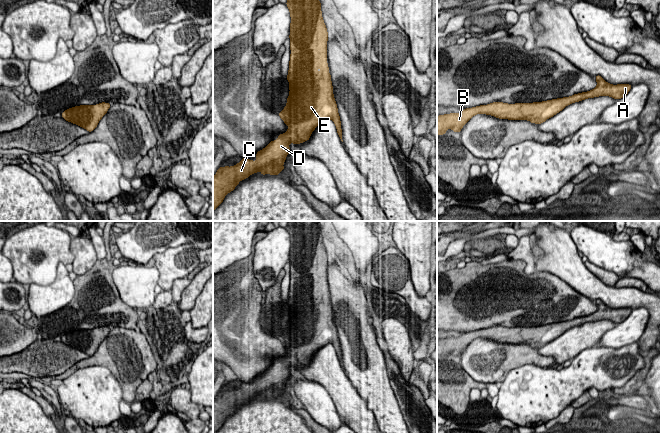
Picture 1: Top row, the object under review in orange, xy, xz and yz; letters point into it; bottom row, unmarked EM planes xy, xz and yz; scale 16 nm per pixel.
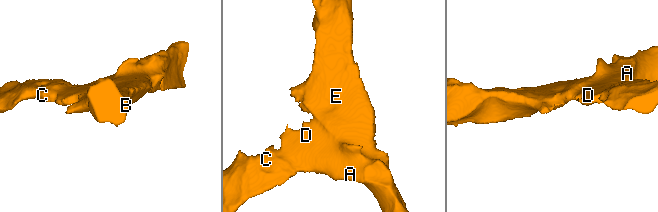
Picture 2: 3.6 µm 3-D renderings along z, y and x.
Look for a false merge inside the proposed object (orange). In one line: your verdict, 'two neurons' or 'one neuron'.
one neuron

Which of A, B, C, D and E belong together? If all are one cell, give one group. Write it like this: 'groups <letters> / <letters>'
groups A B C D E

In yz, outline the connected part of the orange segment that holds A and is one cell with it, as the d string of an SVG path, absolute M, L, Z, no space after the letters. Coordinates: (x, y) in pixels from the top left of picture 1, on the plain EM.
M597 299L595 303L597 310L594 313L569 321L533 327L508 328L493 326L487 329L466 332L460 337L439 339L437 340L437 359L445 359L447 353L461 356L462 351L476 338L492 339L499 343L528 344L539 349L574 326L599 320L610 320L618 324L626 320L632 311L630 308L612 309L600 299Z

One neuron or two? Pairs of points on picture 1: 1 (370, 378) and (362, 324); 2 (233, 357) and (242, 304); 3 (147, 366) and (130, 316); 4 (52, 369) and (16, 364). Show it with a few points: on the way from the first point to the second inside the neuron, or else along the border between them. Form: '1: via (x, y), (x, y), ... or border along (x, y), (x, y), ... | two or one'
1: via (370, 365), (370, 343), (367, 337) | one
2: via (233, 344), (233, 317) | one
3: border along (131, 329), (133, 330) | two
4: via (43, 364), (25, 364) | one

